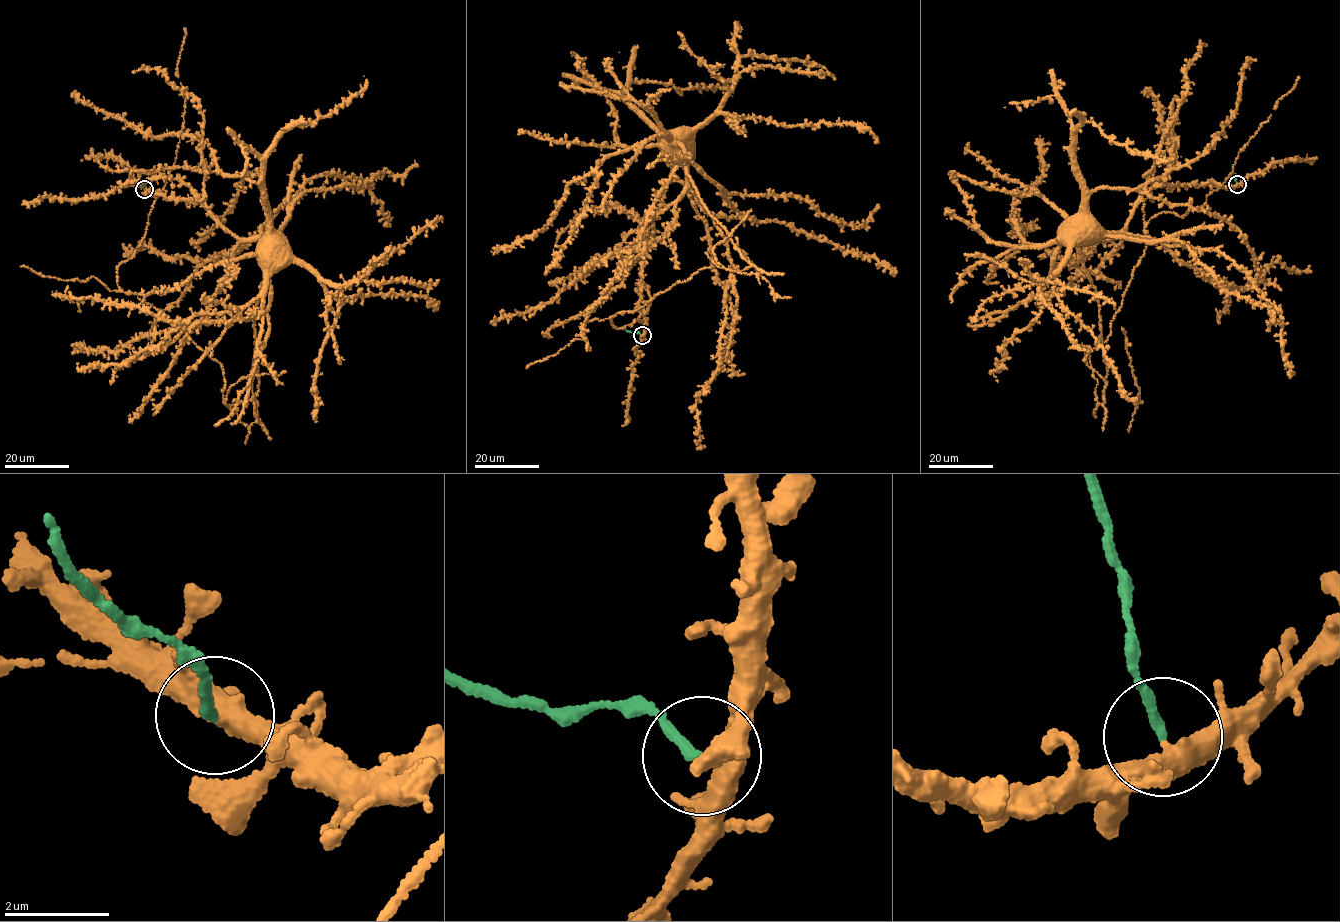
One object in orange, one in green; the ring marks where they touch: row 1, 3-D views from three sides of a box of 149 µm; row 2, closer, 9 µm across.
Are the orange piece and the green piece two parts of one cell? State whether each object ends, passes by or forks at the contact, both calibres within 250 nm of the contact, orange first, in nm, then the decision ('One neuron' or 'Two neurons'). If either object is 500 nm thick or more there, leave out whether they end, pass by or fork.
At the ring orange passes by. At the ring green ends. Thickness 400 nm (orange) against 190 nm. Two neurons

